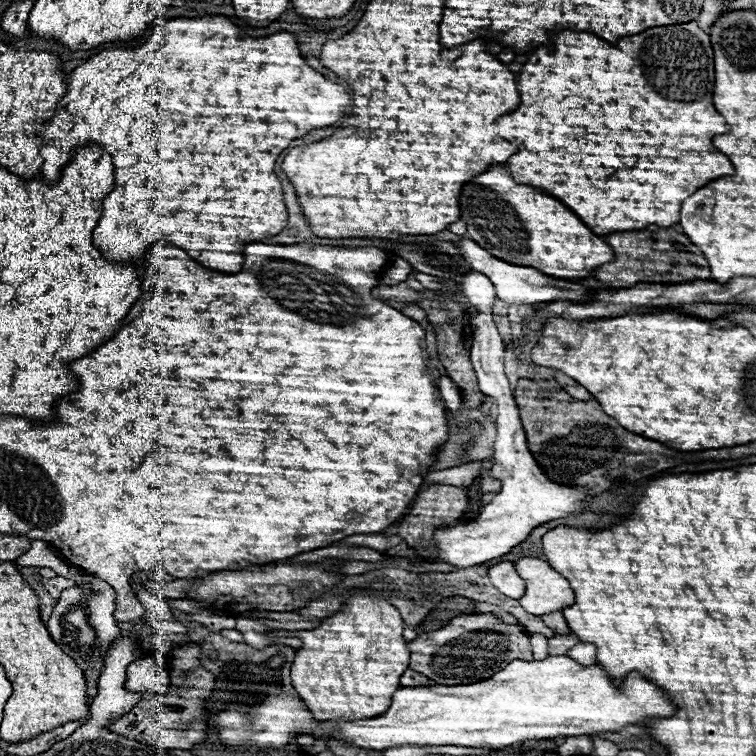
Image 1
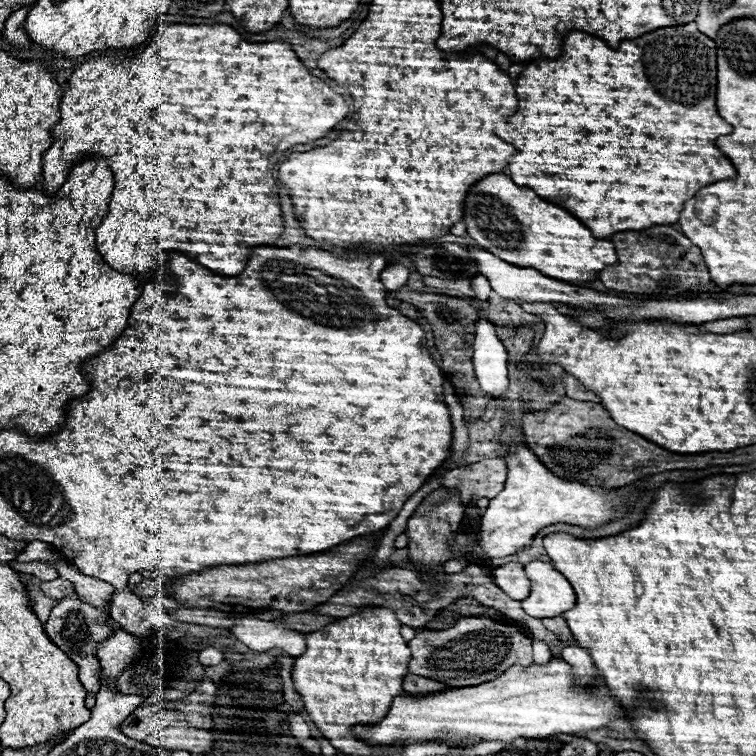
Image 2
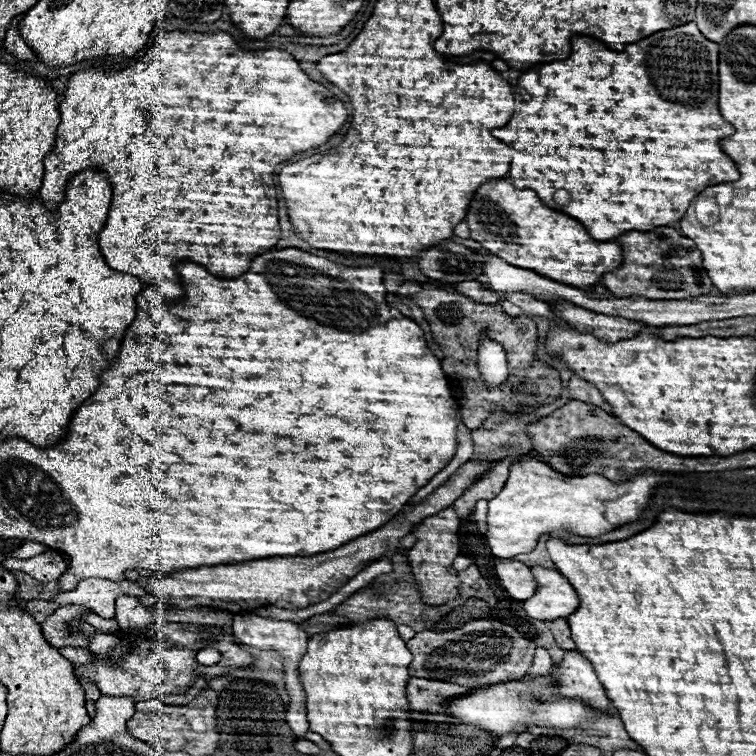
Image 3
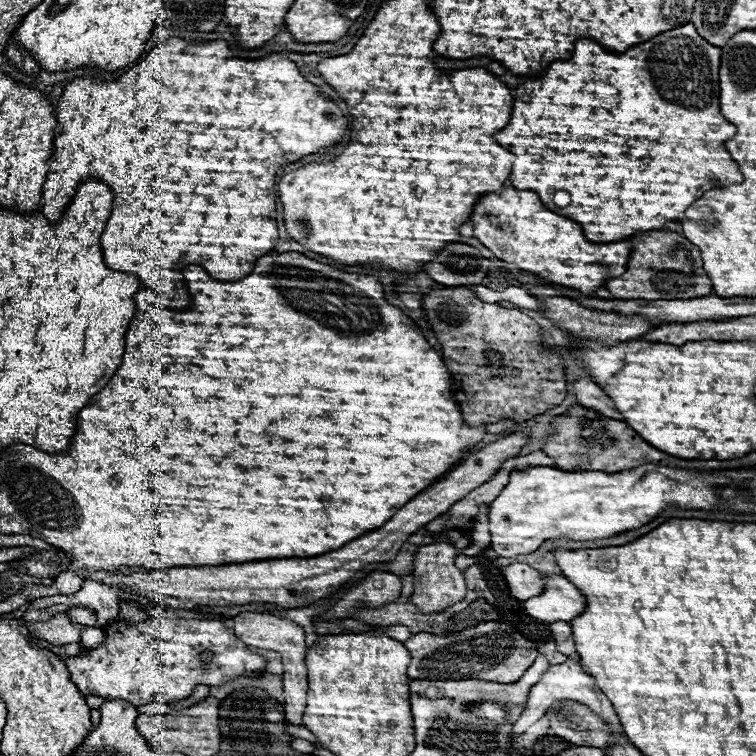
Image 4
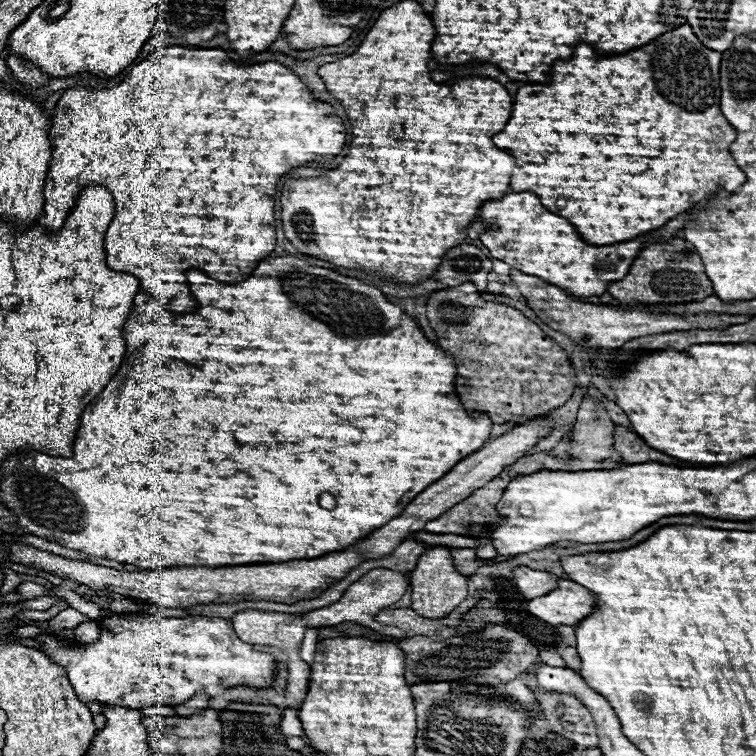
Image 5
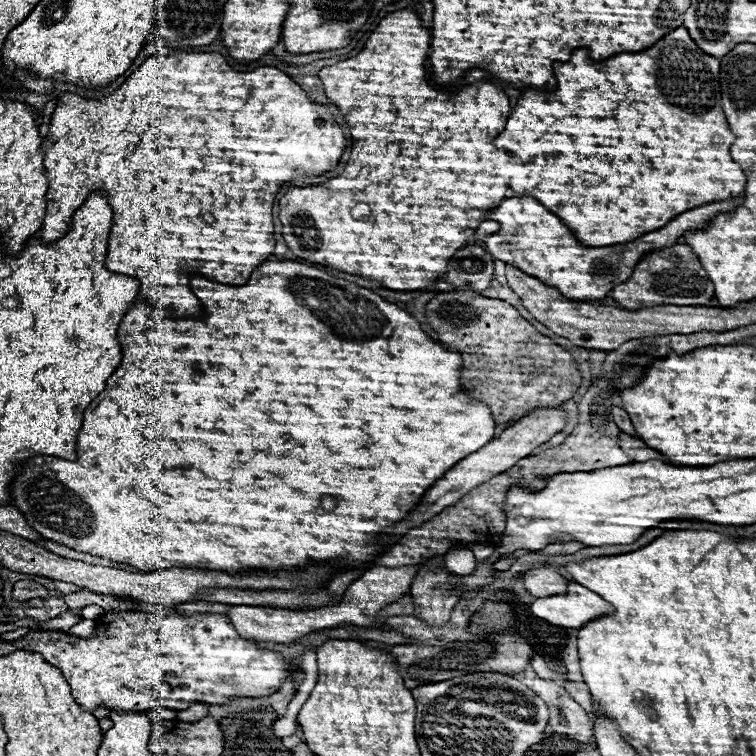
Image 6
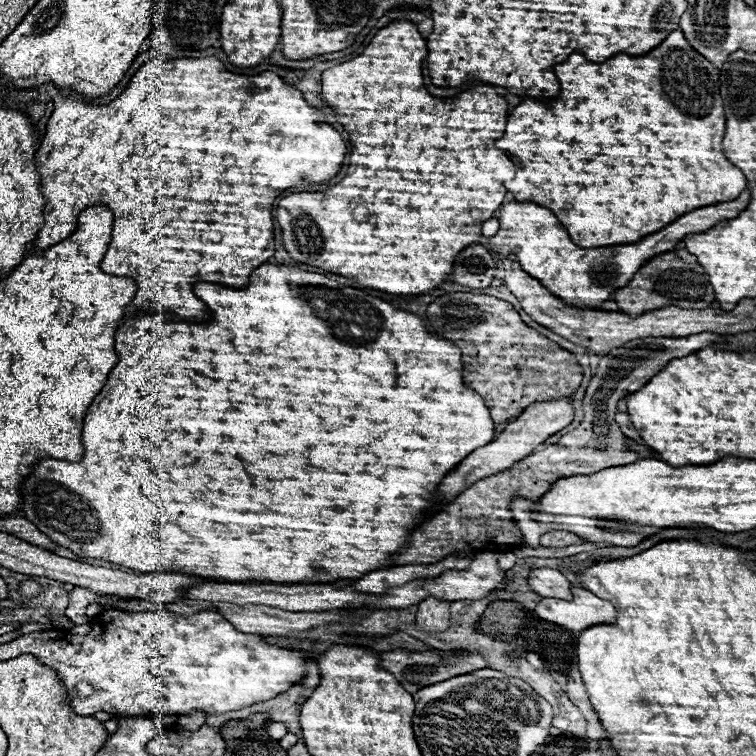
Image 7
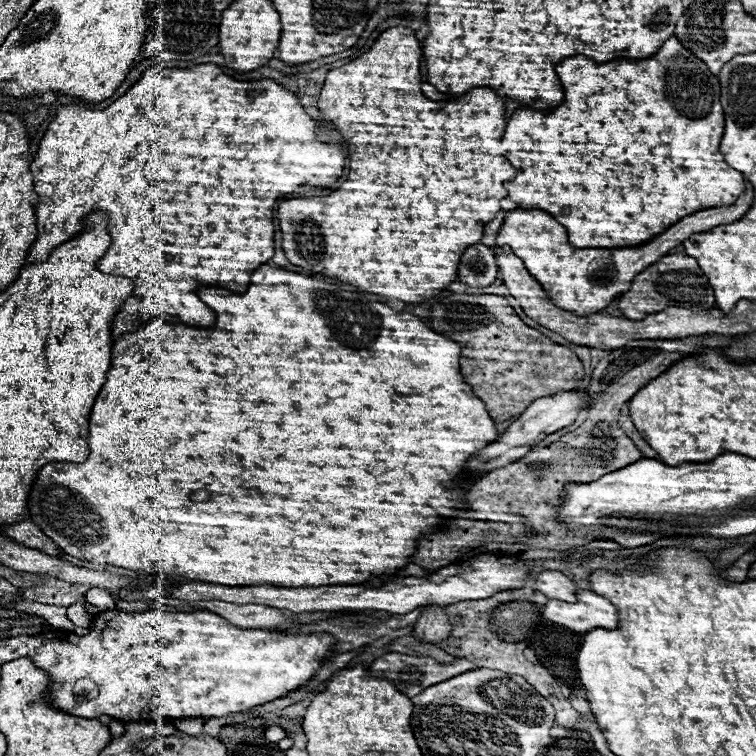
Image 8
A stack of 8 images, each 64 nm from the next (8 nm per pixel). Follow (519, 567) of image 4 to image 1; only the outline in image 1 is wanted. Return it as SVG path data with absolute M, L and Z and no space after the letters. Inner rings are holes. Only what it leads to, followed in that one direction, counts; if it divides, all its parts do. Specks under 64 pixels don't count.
M502 562L496 564L488 570L488 576L492 580L492 584L508 598L520 600L520 596L524 596L524 580L520 580L516 568L512 562Z

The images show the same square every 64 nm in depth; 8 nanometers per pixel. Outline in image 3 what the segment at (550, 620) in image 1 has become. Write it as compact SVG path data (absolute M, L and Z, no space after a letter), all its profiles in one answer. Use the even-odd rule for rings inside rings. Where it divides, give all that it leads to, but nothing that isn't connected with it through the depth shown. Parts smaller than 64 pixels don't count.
M554 620L552 624L546 624L554 638L556 638L556 644L562 648L562 650L574 650L574 640L570 638L570 628L568 628L568 622L566 620Z

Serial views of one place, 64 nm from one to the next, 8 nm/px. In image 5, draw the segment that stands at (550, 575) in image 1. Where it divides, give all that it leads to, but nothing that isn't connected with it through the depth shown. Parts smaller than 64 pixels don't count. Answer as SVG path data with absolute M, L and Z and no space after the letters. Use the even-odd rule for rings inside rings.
M560 580L558 588L552 590L546 596L540 598L532 598L528 602L528 612L552 626L576 626L578 622L582 622L586 616L590 616L594 612L594 608L598 606L596 596L592 596L592 592L588 592L584 586L572 582L572 580Z

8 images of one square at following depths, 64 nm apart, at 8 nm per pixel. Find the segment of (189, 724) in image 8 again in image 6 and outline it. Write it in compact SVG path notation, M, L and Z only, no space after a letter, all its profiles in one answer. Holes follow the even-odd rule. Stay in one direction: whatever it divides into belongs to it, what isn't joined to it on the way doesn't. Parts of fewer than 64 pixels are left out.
M192 704L192 708L184 710L184 712L178 712L178 720L180 722L198 722L202 720L202 714L208 714L206 712L206 706L204 704Z

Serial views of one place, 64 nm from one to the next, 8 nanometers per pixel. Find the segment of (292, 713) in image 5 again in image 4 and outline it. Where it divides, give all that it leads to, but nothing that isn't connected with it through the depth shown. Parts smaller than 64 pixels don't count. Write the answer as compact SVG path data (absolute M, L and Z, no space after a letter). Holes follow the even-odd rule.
M286 722L286 730L288 730L288 734L294 736L294 738L304 738L304 740L308 740L308 742L312 742L312 744L318 744L318 742L314 740L314 734L312 734L310 730L306 730L304 726L292 726L290 722Z

